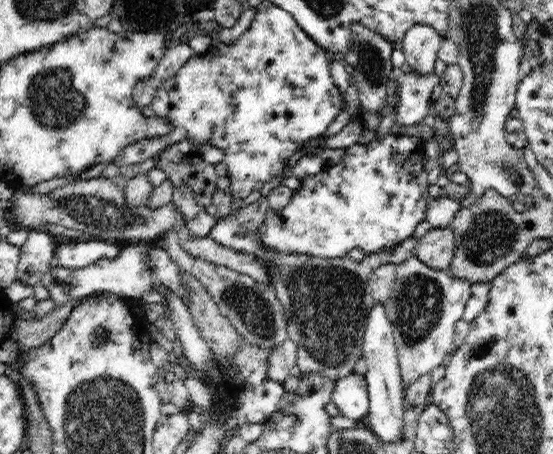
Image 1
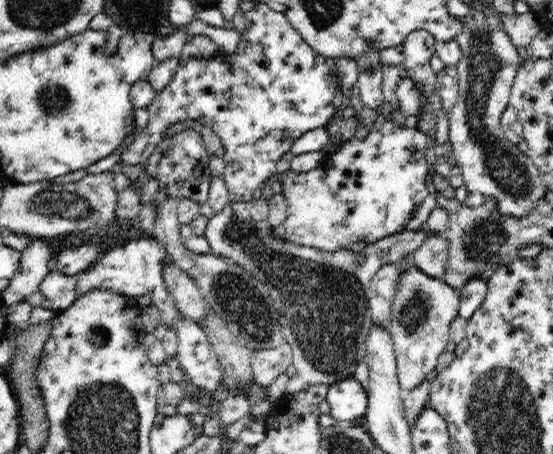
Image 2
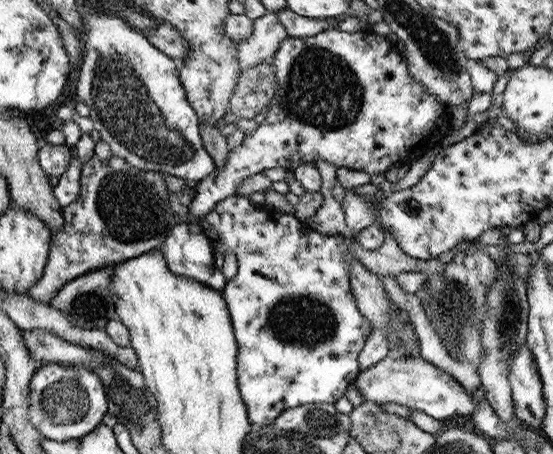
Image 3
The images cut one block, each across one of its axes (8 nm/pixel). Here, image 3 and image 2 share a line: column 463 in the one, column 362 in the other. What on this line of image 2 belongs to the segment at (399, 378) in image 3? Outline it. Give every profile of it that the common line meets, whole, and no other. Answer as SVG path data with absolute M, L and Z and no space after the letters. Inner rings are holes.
M353 378L329 385L325 400L330 408L329 415L339 424L353 424L367 411L367 396Z

